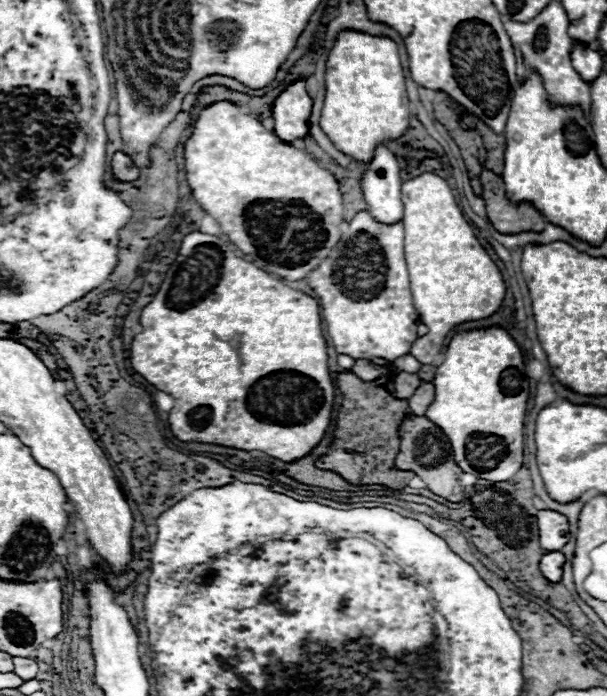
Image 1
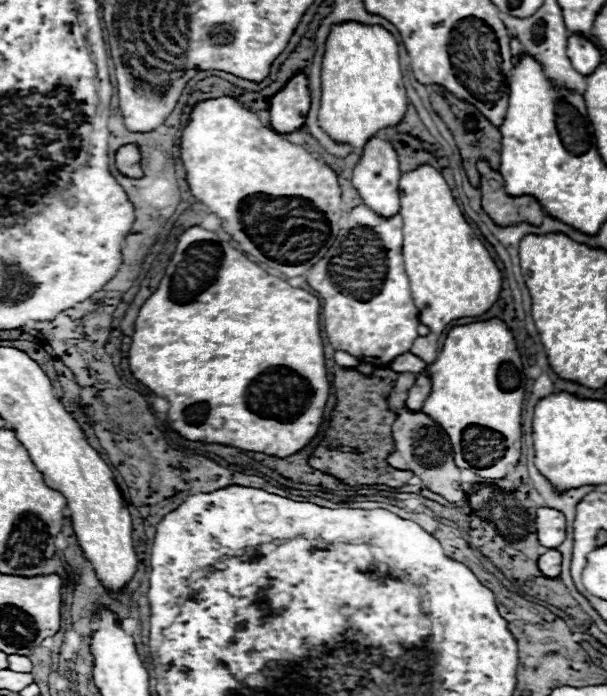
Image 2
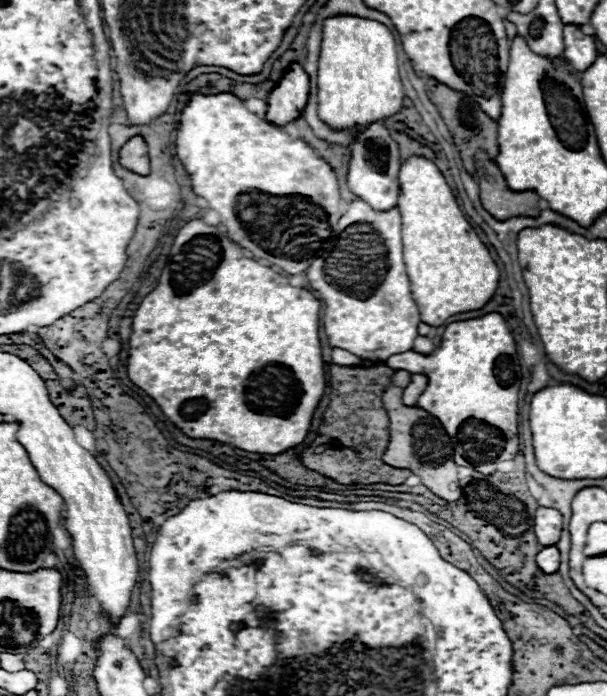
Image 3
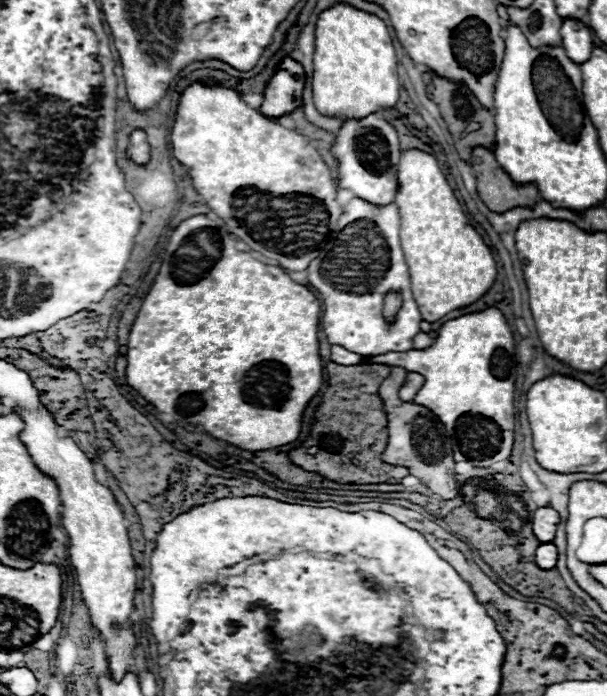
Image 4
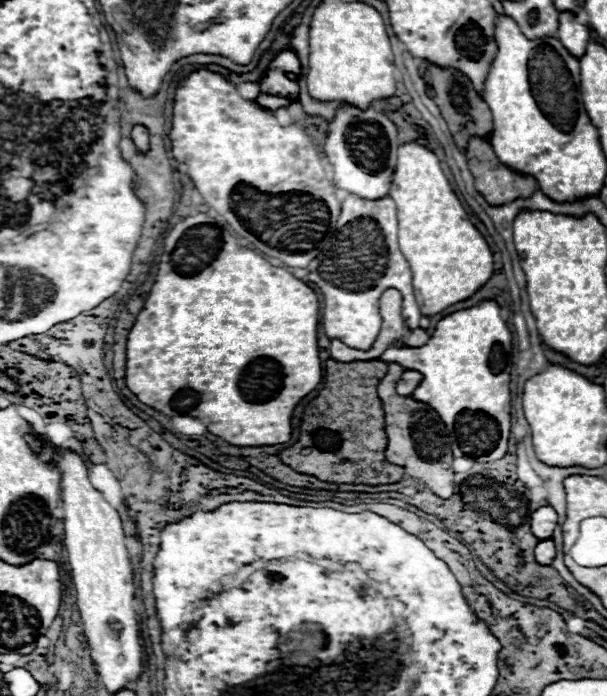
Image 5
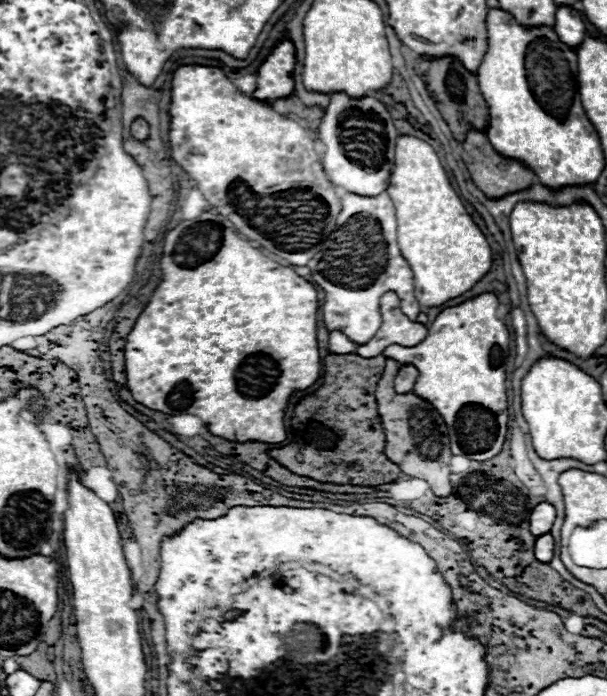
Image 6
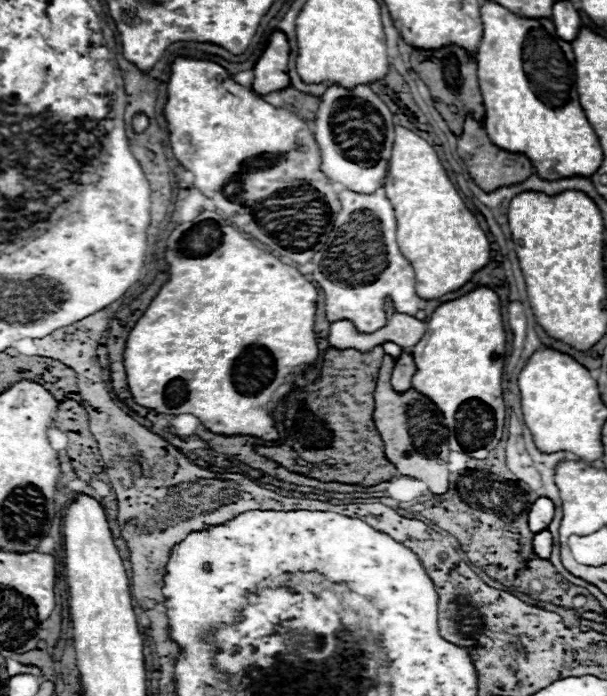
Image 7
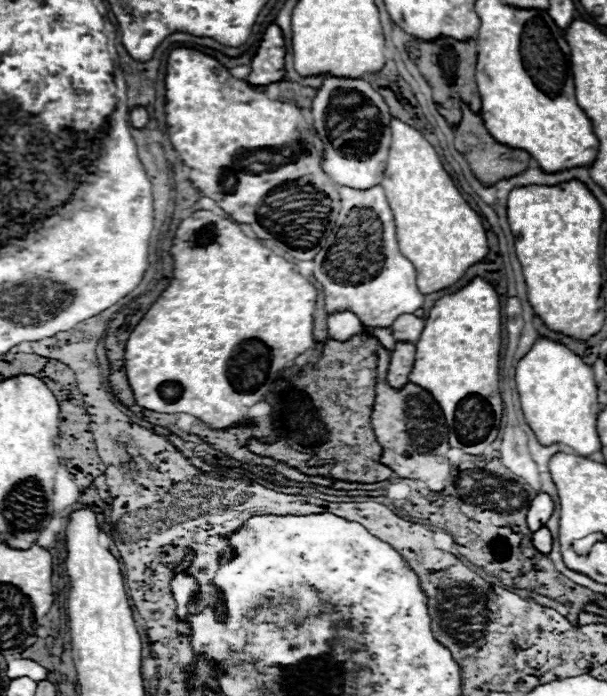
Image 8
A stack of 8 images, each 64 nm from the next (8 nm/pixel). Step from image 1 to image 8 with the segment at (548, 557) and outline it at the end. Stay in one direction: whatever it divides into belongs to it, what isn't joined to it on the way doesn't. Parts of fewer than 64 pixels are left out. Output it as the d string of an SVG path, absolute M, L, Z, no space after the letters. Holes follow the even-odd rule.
M542 526L540 530L536 530L532 540L534 540L536 550L540 550L542 554L548 554L550 552L550 548L552 548L552 534L550 534L550 530L546 526Z

